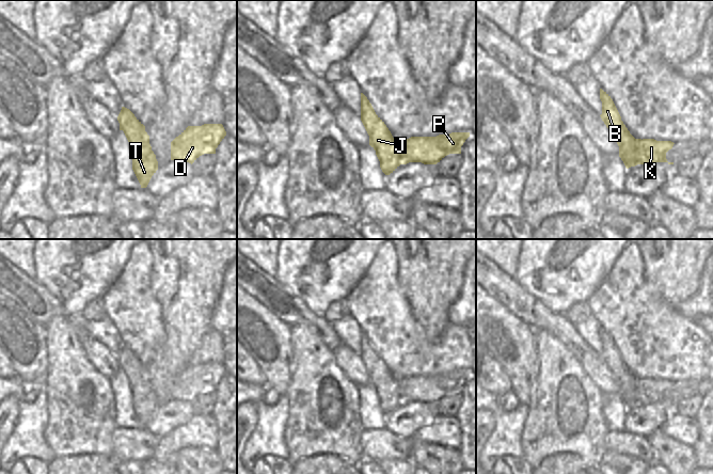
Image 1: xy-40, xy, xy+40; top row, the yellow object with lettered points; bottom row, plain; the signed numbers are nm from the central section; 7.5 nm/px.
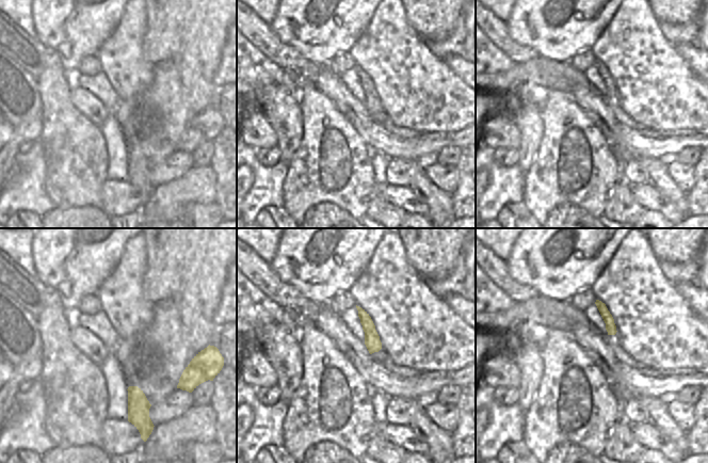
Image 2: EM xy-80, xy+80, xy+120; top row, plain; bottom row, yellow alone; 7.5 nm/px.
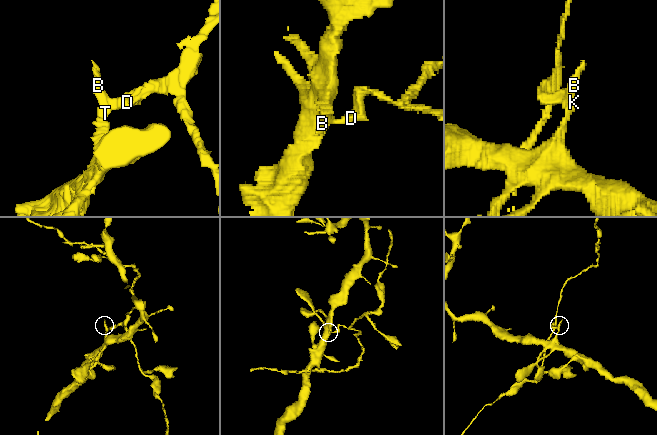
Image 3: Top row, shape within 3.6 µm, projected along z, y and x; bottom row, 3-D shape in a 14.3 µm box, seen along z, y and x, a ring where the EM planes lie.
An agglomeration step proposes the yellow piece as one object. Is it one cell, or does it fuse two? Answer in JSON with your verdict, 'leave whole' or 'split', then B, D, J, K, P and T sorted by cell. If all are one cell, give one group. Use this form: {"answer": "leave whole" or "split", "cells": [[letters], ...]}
{"answer": "split", "cells": [["B", "J", "T"], ["D", "K", "P"]]}

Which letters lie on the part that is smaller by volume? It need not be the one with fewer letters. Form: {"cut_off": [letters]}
{"cut_off": ["D", "K", "P"]}

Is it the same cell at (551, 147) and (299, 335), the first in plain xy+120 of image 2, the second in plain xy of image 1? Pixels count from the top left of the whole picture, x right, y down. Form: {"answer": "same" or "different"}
{"answer": "same"}

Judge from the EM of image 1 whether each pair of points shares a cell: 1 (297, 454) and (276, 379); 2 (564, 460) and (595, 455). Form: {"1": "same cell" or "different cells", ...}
{"1": "different cells", "2": "different cells"}

